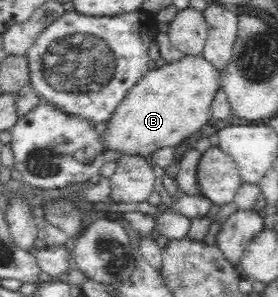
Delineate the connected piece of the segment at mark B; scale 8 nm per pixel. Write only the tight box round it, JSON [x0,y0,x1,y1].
[104,55,223,156]

